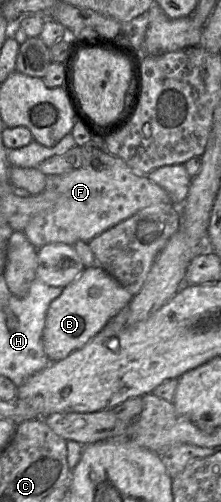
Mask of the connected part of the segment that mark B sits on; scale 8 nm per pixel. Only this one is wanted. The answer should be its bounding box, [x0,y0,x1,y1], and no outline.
[42,265,133,362]

